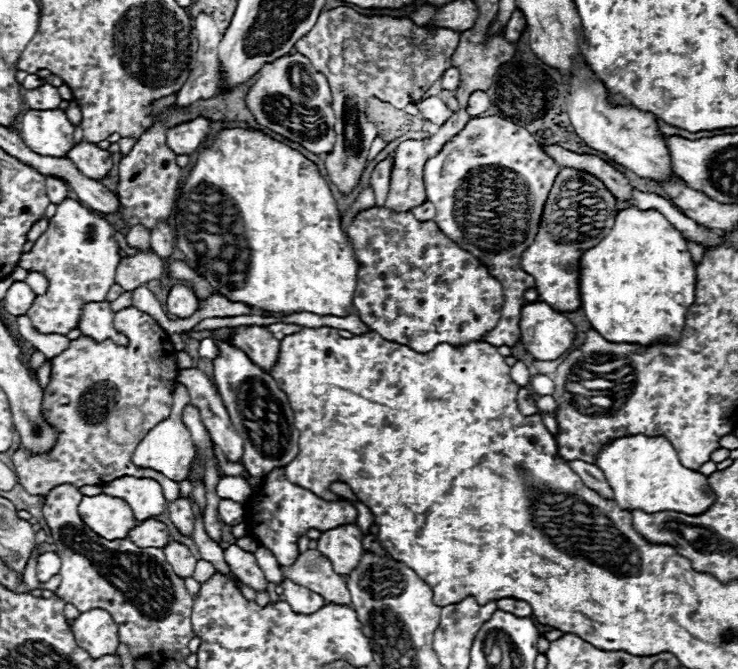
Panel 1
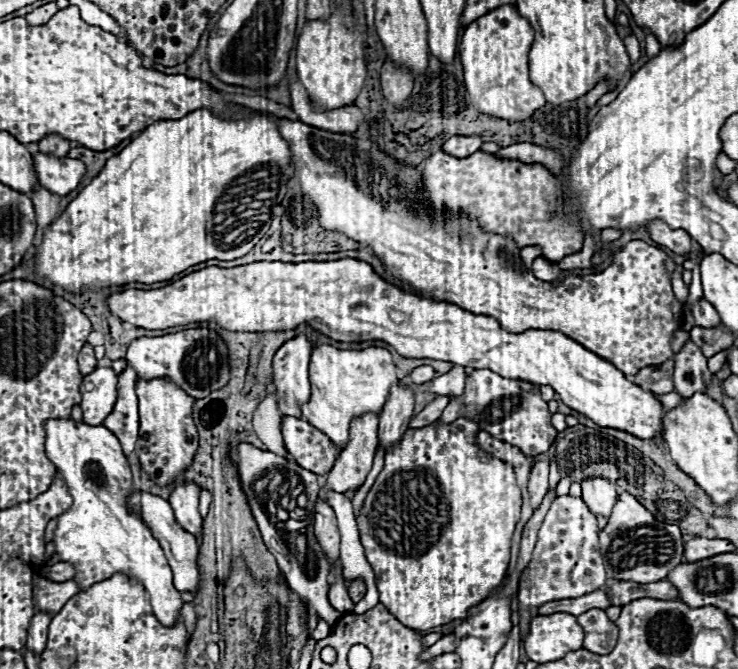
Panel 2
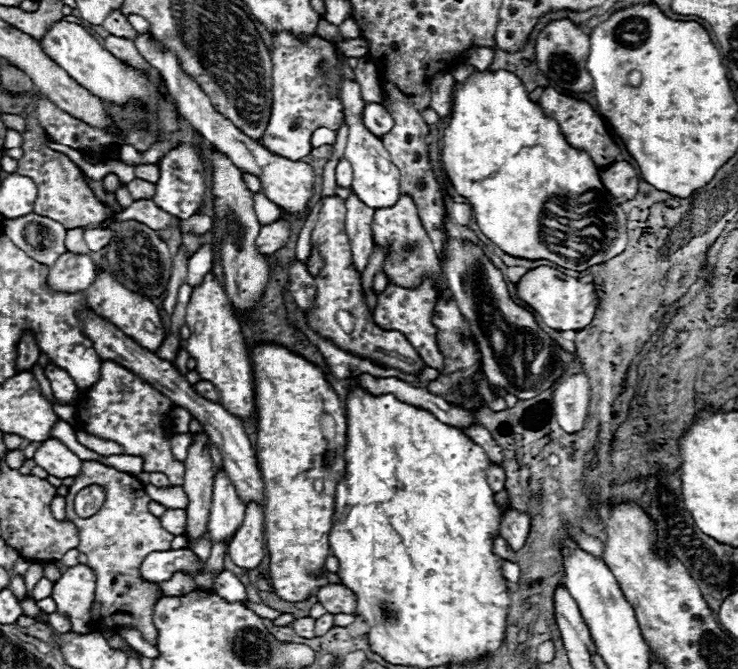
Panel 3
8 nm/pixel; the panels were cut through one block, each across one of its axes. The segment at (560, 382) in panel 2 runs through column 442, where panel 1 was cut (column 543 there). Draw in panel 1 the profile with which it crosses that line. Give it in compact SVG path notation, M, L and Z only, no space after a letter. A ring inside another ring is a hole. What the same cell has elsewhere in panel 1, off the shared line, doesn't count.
M532 302L522 308L520 344L536 360L556 360L568 352L574 332L574 324L544 302Z

